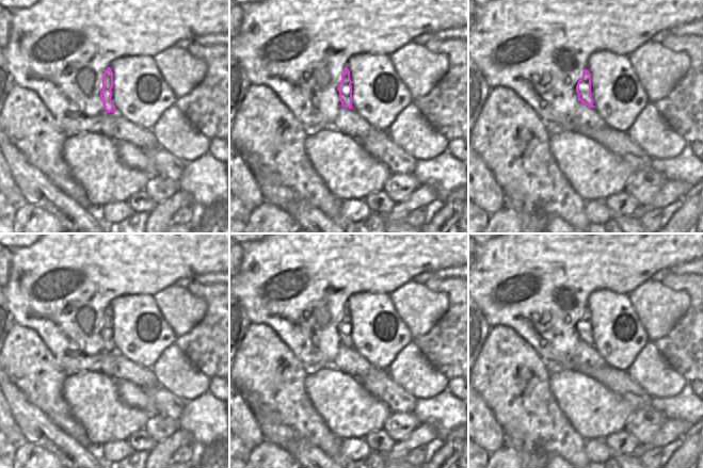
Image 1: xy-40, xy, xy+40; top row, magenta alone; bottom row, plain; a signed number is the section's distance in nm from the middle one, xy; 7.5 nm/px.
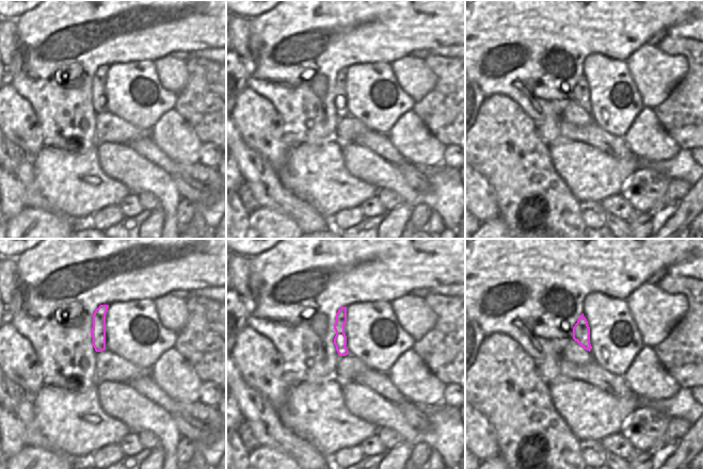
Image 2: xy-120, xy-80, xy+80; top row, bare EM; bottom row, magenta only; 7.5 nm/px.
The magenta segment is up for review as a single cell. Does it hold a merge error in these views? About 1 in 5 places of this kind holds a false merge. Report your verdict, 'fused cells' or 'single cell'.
single cell

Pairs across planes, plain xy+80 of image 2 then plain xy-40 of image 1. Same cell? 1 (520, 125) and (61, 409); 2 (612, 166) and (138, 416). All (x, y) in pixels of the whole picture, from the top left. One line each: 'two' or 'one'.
1: one
2: one

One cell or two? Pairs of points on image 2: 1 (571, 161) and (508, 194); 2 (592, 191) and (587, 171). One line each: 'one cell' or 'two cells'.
1: two cells
2: one cell

